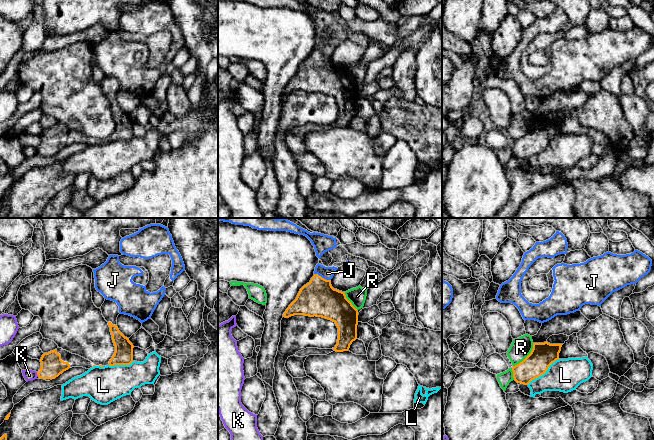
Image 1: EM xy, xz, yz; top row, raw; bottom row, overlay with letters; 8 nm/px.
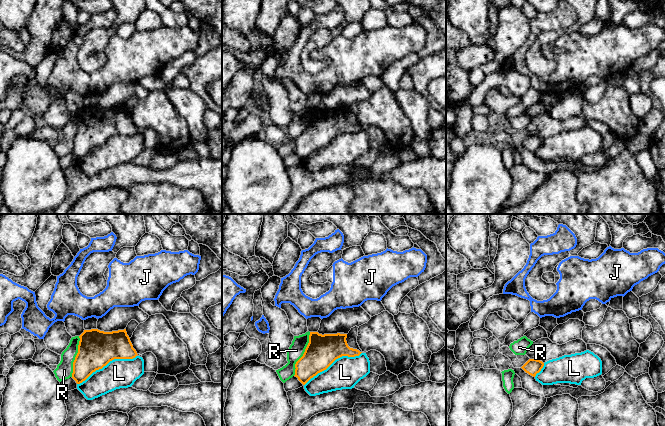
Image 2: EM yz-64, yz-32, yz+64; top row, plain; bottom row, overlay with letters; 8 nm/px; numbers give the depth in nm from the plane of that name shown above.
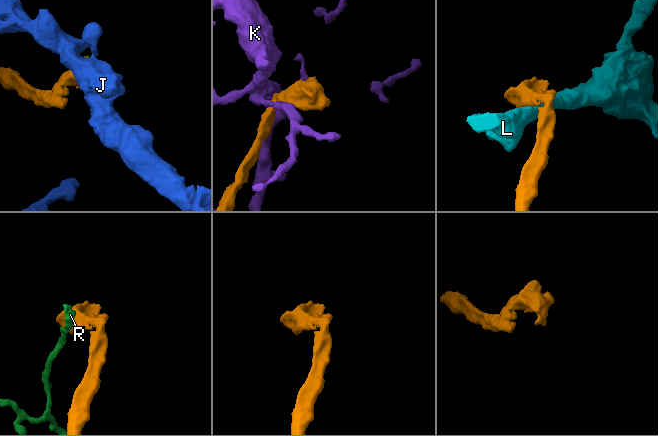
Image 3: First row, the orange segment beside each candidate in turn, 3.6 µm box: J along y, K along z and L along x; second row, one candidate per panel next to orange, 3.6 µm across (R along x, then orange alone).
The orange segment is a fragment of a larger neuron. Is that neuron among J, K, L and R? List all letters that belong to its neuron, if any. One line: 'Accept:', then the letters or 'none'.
Accept: none

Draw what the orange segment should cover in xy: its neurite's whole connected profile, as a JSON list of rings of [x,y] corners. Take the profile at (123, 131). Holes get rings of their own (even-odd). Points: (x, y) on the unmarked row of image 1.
[[[105,75],[101,82],[102,91],[108,98],[112,116],[115,122],[115,128],[109,137],[110,142],[114,141],[130,141],[133,138],[133,120],[129,114],[125,113],[117,103],[117,93],[119,82],[116,78]]]

